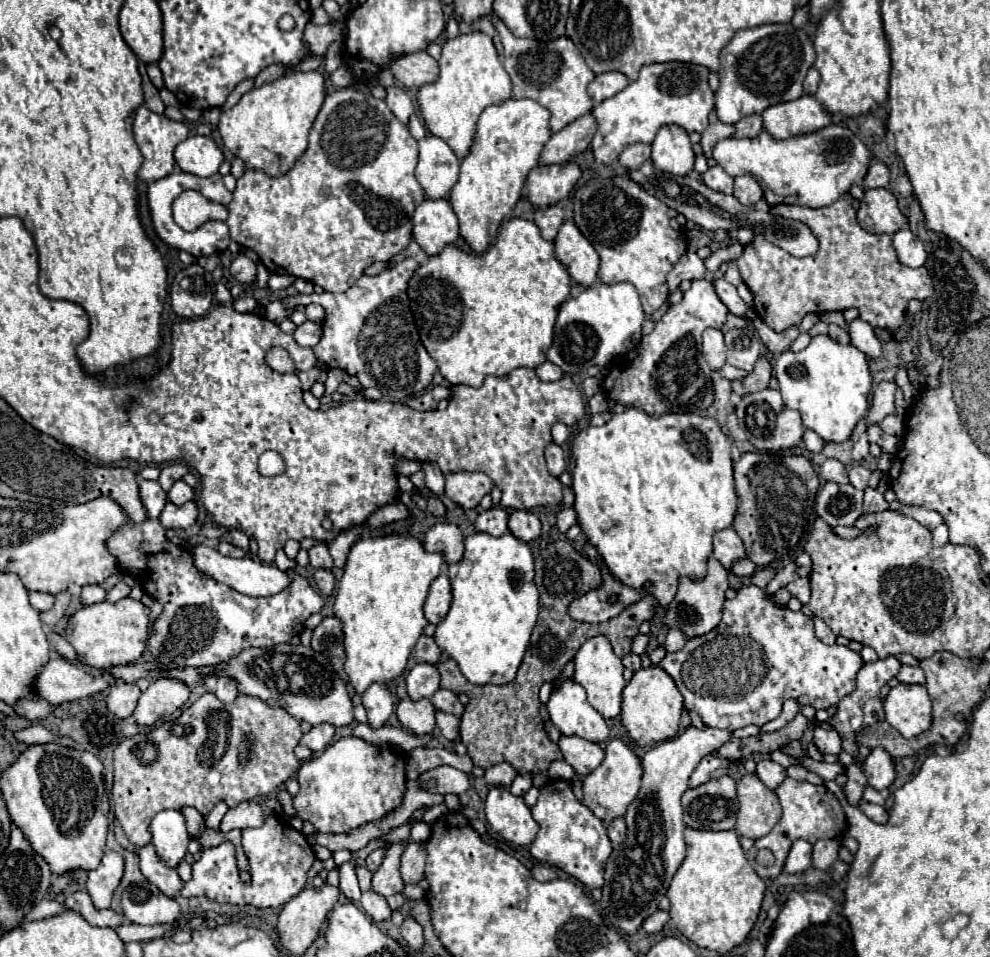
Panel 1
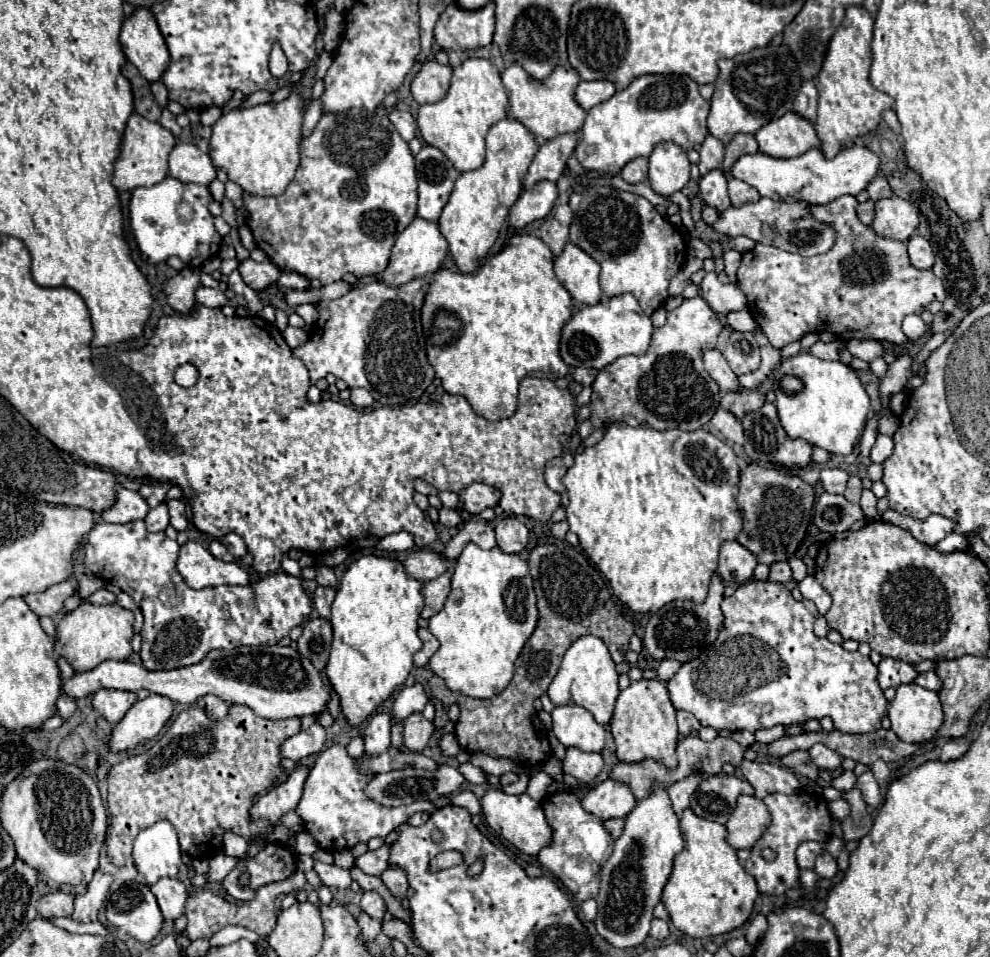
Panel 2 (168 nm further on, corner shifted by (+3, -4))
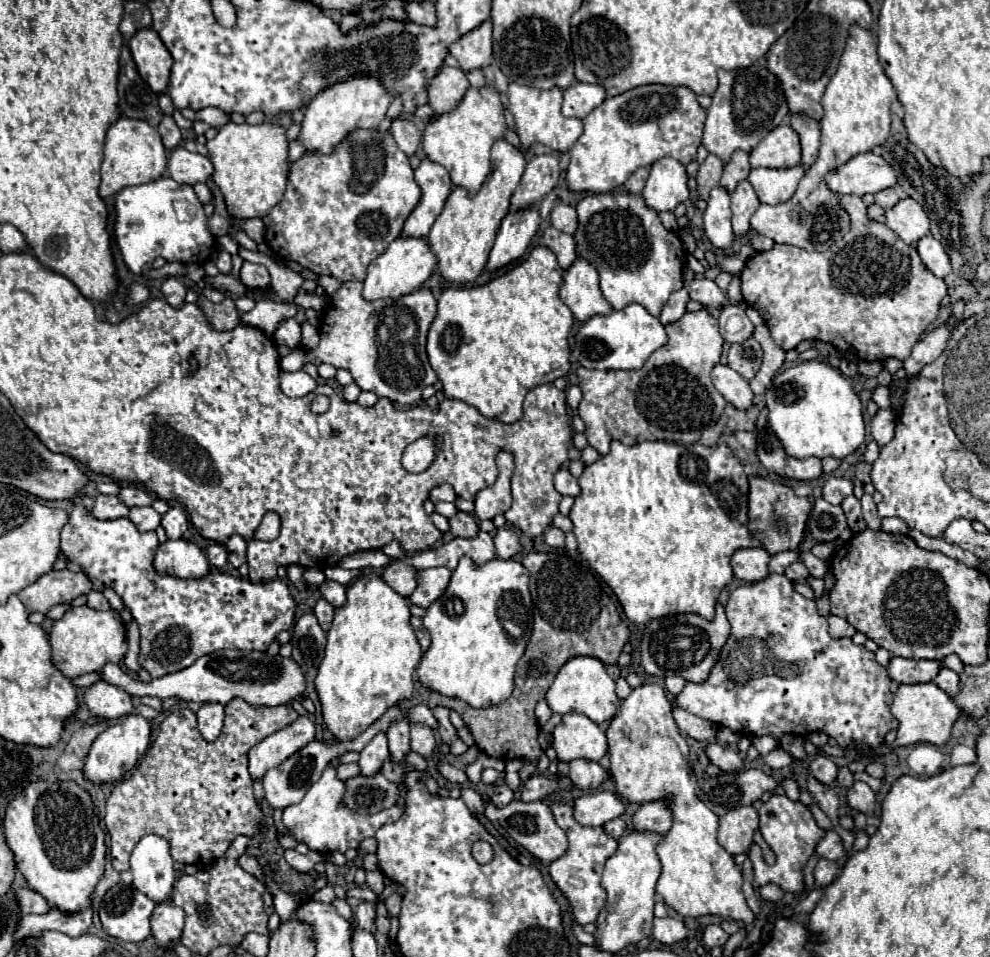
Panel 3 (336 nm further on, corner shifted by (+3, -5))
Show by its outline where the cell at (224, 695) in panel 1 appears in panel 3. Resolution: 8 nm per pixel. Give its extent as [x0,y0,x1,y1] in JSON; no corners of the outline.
[197,703,225,741]

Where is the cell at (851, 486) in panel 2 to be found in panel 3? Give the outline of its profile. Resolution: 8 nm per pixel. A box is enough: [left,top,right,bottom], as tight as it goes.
[841,495,865,531]

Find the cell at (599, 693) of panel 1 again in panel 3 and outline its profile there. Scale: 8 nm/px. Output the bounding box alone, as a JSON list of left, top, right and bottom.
[545,657,619,723]

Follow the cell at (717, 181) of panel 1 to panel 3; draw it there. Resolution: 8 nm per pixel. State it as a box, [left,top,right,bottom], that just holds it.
[703,187,735,249]

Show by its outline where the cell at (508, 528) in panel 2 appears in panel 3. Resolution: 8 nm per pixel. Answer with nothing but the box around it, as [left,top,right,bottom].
[495,527,519,559]

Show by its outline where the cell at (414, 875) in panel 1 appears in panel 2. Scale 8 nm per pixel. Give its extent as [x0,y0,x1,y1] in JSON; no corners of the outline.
[381,866,409,900]

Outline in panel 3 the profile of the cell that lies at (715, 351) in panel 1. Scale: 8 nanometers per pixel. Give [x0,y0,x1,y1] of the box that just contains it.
[713,365,753,411]

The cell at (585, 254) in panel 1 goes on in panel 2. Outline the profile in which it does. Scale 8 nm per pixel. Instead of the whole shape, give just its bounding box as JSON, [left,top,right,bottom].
[555,242,601,304]

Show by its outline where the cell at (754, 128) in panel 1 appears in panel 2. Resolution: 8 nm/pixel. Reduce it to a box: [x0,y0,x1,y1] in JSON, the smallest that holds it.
[723,134,759,172]

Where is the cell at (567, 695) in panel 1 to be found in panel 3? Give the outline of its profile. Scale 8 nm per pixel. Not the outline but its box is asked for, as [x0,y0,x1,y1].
[553,713,607,763]

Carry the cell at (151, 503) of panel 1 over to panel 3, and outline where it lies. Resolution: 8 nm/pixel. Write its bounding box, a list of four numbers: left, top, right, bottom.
[91,495,129,519]

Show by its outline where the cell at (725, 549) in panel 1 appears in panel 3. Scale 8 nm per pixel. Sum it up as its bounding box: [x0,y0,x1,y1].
[731,549,771,583]

